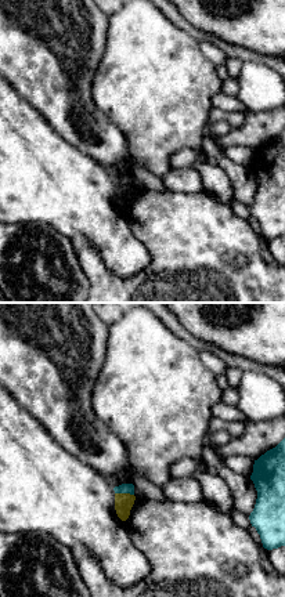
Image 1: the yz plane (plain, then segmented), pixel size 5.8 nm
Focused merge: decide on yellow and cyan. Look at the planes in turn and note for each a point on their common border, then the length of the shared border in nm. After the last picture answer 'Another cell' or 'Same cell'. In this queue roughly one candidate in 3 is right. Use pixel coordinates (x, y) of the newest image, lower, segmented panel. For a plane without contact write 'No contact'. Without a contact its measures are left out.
Touches yellow at (125, 494). Shared border 110 nm

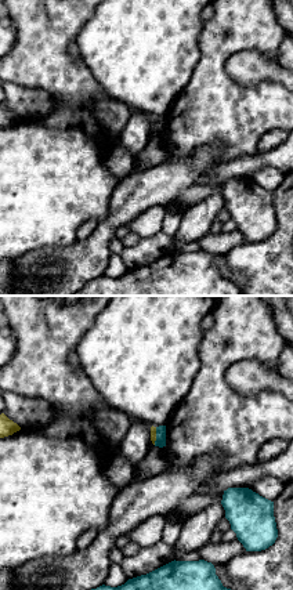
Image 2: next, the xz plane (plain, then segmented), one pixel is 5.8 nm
Touches yellow at (155, 435). Shared border 110 nm

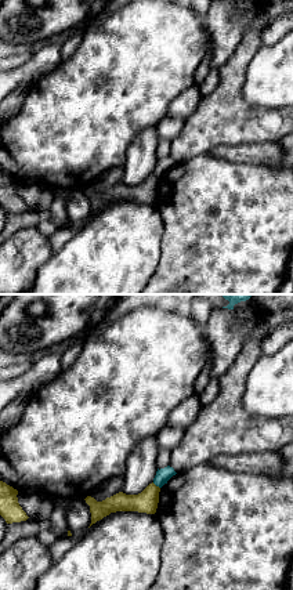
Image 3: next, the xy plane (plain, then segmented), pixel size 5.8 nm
Touches yellow at (155, 485). Shared border 60 nm

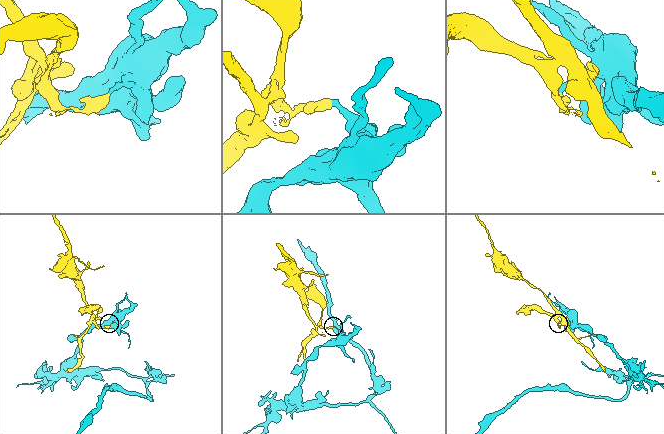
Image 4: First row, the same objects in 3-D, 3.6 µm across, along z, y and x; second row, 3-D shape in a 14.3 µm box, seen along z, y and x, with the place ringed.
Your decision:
Another cell

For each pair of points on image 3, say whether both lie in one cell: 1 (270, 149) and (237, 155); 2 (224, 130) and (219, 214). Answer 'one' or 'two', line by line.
1: one
2: two

